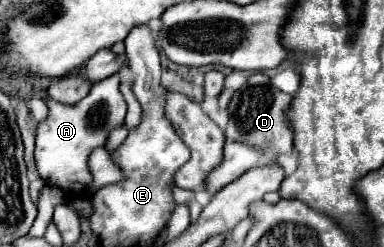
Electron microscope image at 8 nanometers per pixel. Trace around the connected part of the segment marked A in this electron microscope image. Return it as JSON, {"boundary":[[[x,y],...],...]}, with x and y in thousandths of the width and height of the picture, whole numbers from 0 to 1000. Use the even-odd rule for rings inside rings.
{"boundary":[[[307,300],[276,324],[260,324],[240,340],[240,364],[219,405],[188,429],[130,413],[125,389],[115,389],[130,437],[130,462],[125,462],[125,486],[99,510],[89,656],[109,729],[125,737],[130,753],[161,761],[177,785],[172,794],[177,810],[214,794],[234,745],[234,696],[229,696],[234,615],[250,591],[271,591],[281,534],[297,510],[313,510],[323,494],[328,413],[307,364],[307,340],[313,340]]]}

